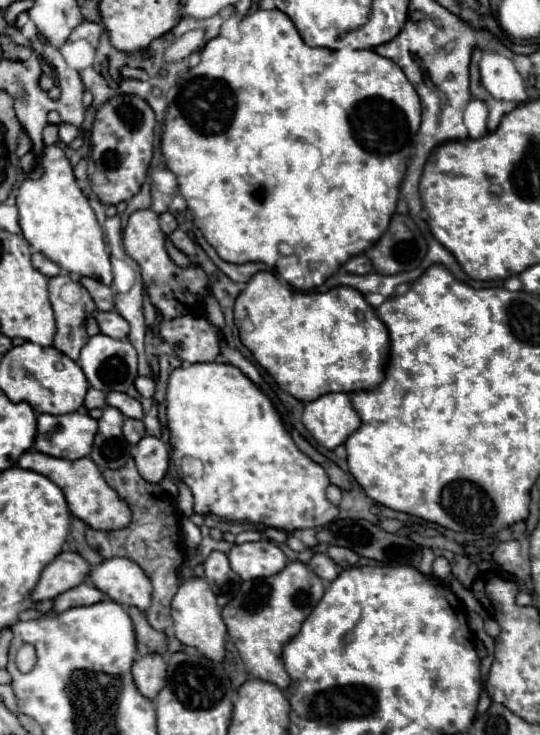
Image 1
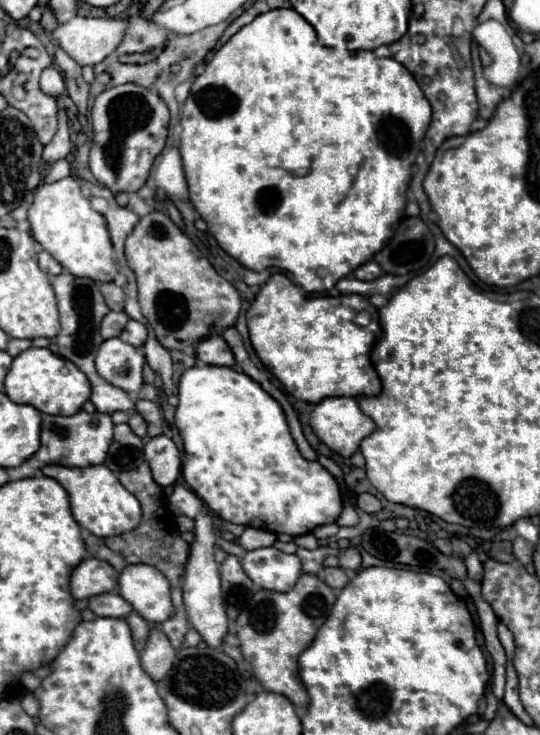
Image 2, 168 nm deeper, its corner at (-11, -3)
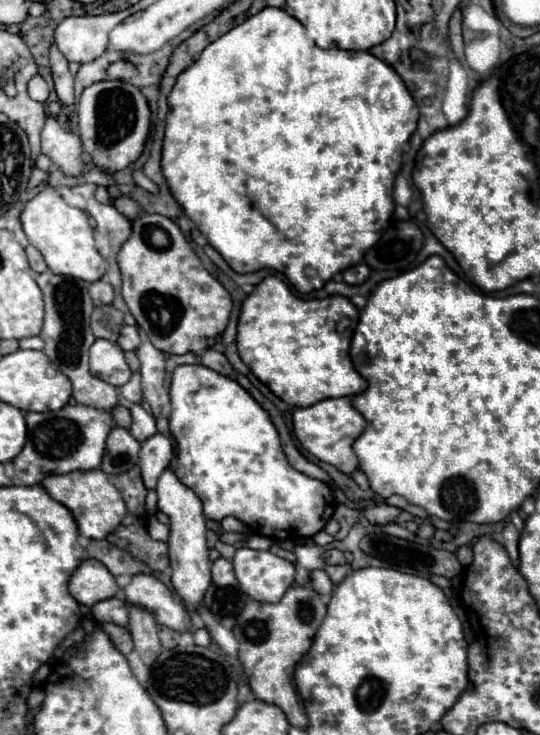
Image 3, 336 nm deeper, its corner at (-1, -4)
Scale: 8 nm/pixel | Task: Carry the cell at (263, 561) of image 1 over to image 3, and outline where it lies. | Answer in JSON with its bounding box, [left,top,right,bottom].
[233,548,295,602]

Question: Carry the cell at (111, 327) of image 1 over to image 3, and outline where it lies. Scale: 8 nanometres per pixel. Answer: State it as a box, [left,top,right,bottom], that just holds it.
[117,326,141,350]

